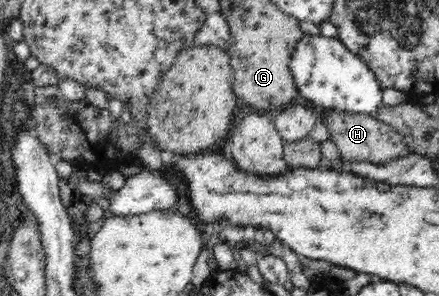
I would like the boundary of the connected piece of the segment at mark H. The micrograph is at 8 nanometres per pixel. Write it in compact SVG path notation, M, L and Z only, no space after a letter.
M322 107L317 110L330 136L329 140L333 141L340 157L345 160L368 160L375 164L383 164L393 158L410 155L403 137L390 124L377 120L373 115L341 112Z

